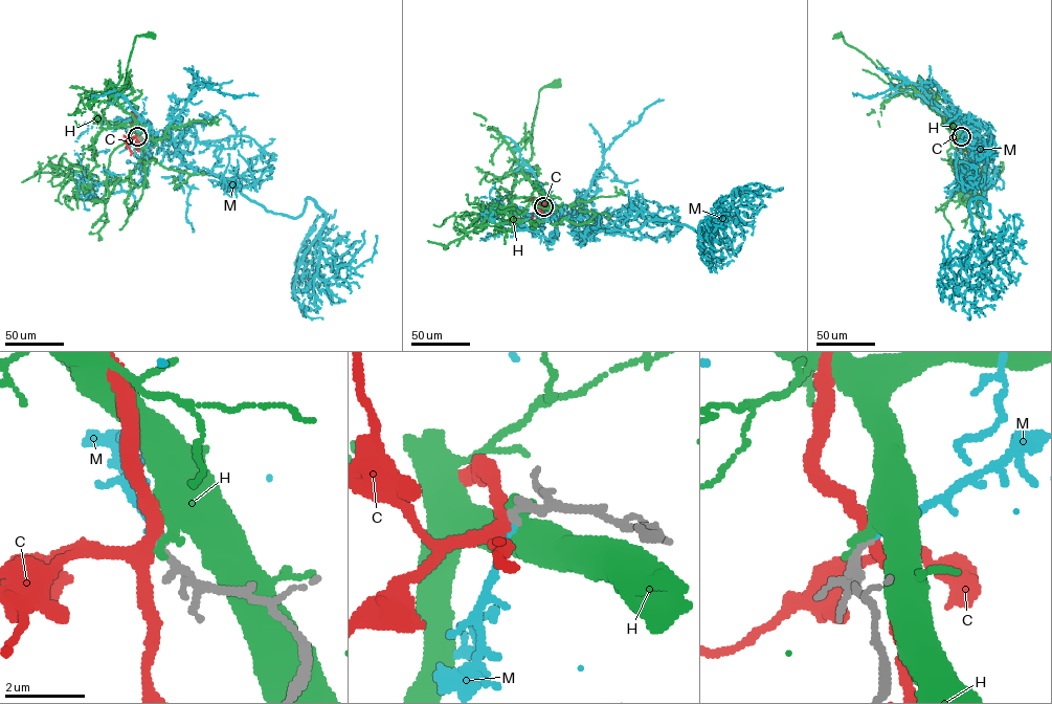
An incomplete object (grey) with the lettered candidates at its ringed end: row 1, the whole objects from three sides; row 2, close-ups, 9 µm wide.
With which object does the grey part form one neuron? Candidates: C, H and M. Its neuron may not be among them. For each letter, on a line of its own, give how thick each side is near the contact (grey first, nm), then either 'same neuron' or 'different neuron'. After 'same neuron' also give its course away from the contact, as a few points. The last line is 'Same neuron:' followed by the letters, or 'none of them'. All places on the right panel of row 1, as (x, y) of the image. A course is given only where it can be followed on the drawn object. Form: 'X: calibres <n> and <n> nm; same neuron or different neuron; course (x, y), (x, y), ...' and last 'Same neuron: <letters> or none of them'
C: calibres 240 and 300 nm; different neuron
H: calibres 280 and 260 nm; different neuron
M: calibres 160 and 200 nm; same neuron; course (961, 135), (955, 115), (985, 163), (989, 218), (969, 208), (986, 264), (1015, 214)
Same neuron: M

